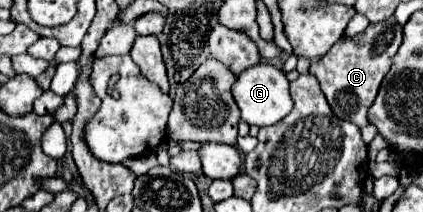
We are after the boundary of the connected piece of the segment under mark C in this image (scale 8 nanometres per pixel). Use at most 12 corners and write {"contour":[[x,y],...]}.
{"contour":[[393,17],[311,63],[333,113],[357,127],[403,39]]}

